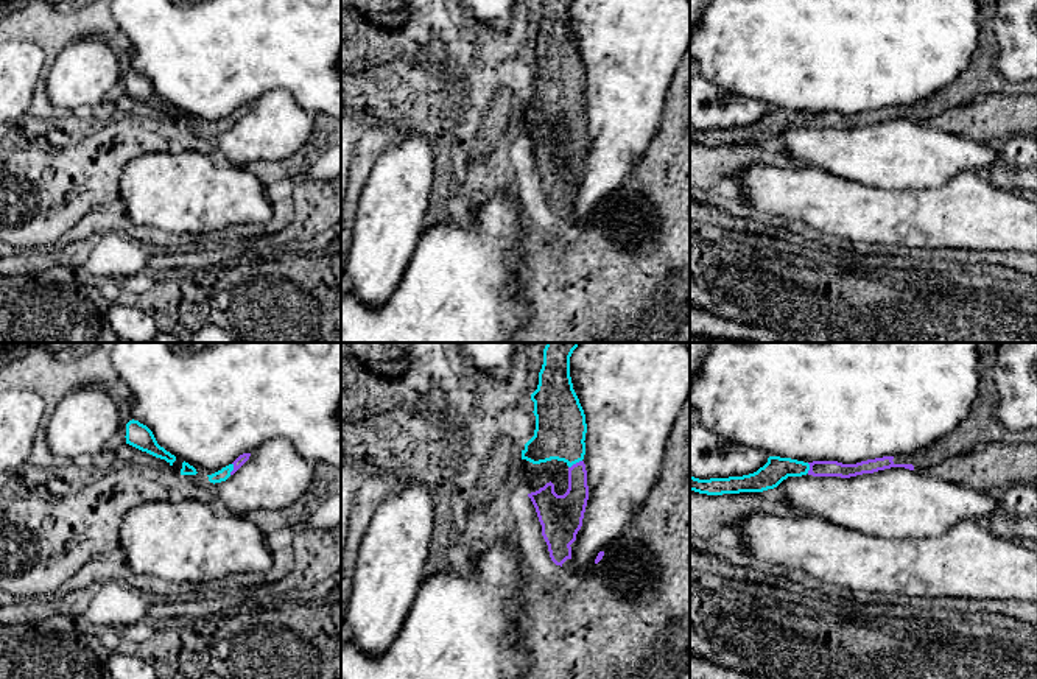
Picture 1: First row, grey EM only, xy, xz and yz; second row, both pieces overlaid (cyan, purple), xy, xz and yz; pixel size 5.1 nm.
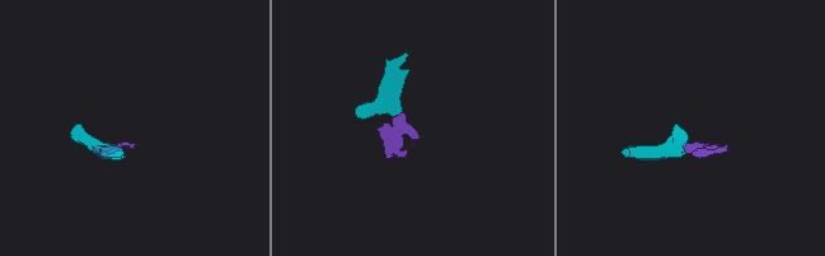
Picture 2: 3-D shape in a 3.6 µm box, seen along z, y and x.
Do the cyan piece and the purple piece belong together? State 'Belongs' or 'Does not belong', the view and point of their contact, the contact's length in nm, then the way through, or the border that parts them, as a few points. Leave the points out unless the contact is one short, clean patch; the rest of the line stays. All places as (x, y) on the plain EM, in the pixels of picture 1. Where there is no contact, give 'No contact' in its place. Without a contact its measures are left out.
Belongs. Touches cyan at xz (575, 114). Shared border 80 nm. Path across: xz (561, 78), (575, 114), (576, 148), (567, 161)

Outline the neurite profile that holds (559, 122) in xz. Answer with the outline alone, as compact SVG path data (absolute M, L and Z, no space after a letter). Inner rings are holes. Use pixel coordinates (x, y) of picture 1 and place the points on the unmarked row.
M551 111L543 114L551 121L551 134L554 135L554 143L564 146L568 140L568 117L564 112Z

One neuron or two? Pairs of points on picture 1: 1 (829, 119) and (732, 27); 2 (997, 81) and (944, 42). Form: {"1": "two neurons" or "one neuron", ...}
{"1": "two neurons", "2": "two neurons"}

